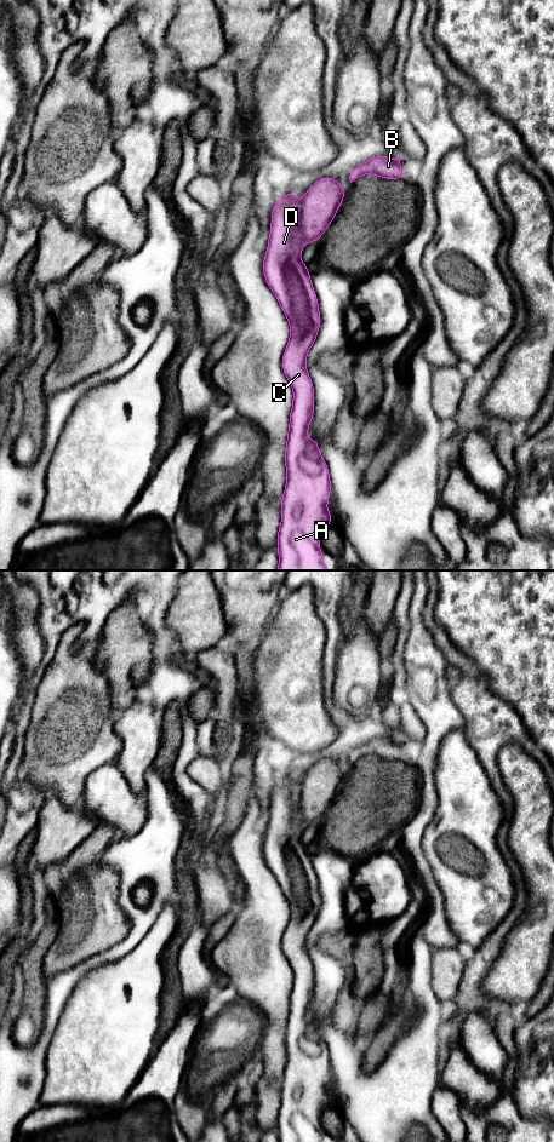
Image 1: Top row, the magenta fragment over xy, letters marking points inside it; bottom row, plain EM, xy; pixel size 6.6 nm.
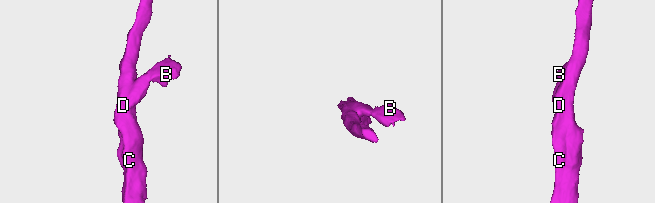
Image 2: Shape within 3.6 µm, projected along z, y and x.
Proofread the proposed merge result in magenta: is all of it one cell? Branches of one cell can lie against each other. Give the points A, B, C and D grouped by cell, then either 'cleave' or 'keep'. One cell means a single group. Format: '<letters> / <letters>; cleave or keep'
A C D / B; cleave

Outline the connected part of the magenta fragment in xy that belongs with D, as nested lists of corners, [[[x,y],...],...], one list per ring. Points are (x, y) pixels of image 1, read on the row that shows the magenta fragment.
[[[289,193],[272,210],[270,236],[263,258],[263,274],[290,325],[290,339],[282,355],[282,371],[293,391],[292,408],[285,448],[286,484],[281,500],[281,522],[278,530],[279,564],[276,570],[330,570],[320,551],[320,536],[332,523],[327,503],[331,493],[329,467],[318,447],[318,440],[308,438],[314,415],[314,386],[307,371],[307,355],[320,328],[320,310],[307,265],[301,260],[304,248],[299,229],[302,200]]]

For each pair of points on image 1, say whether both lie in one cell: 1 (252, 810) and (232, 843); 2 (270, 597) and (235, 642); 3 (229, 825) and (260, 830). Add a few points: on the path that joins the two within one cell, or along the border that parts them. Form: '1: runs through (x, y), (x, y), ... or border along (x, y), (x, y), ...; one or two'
1: runs through (252, 819), (252, 822), (240, 835); one
2: runs through (260, 608), (246, 621), (244, 631); one
3: border along (249, 799), (245, 814), (233, 831); two

